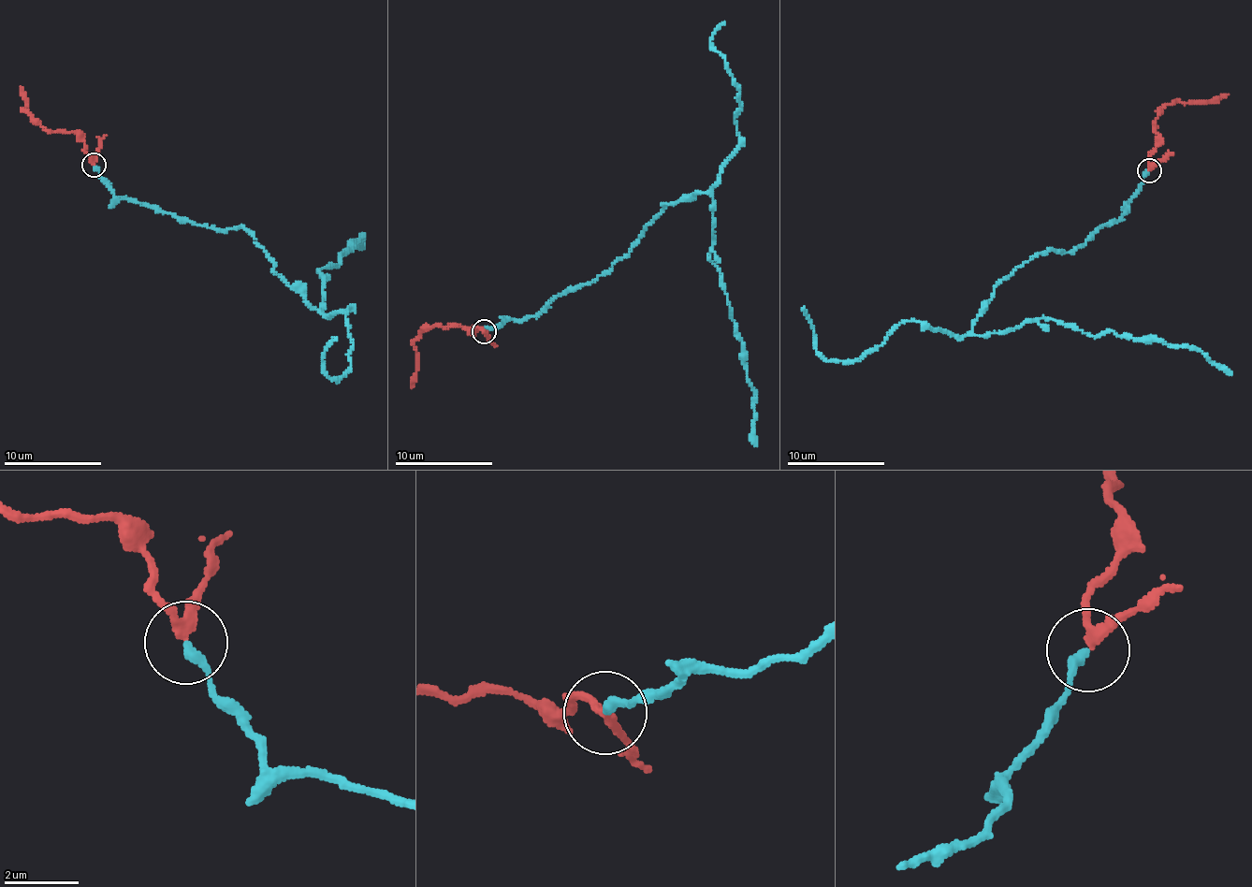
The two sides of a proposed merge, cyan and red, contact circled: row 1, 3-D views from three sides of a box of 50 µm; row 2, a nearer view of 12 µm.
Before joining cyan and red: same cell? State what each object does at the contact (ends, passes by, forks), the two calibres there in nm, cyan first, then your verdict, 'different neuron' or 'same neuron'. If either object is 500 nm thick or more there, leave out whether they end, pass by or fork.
cyan ends there; red passes by; 280 nm thick on the cyan side, 200 nm on the other; different neuron

